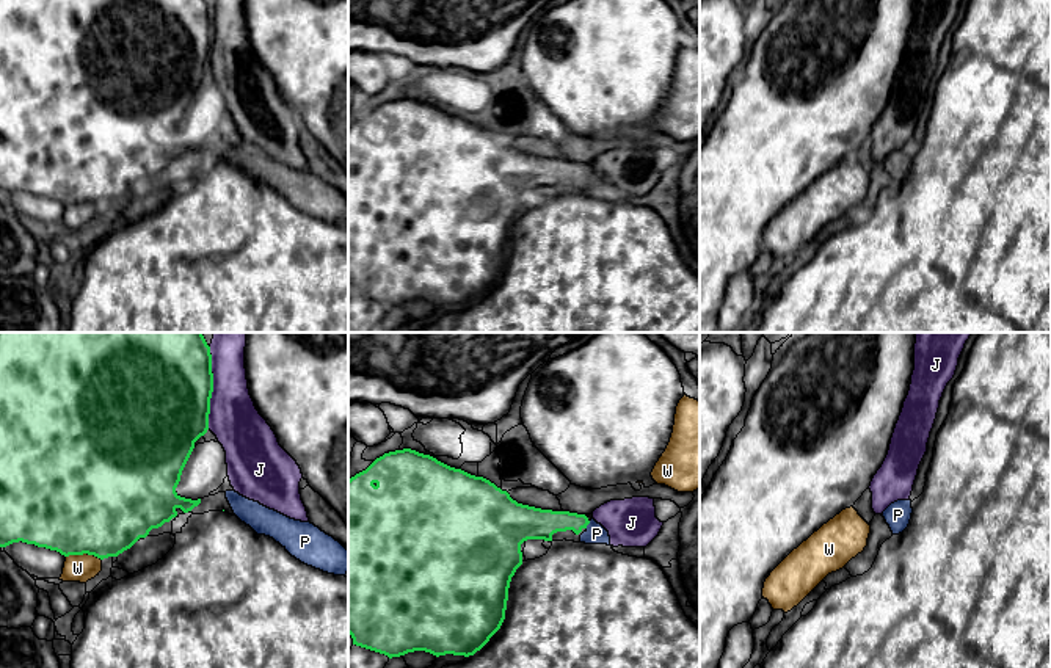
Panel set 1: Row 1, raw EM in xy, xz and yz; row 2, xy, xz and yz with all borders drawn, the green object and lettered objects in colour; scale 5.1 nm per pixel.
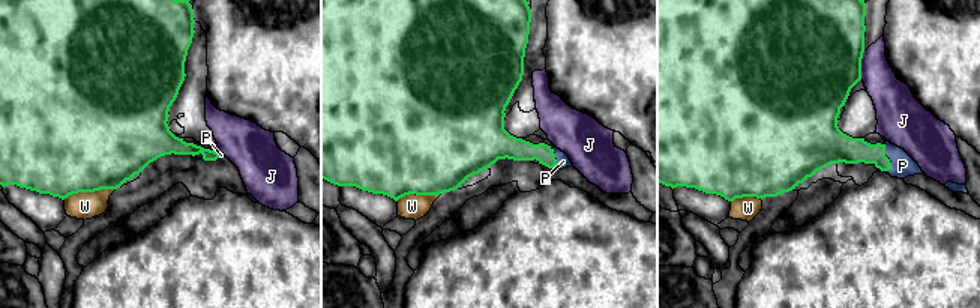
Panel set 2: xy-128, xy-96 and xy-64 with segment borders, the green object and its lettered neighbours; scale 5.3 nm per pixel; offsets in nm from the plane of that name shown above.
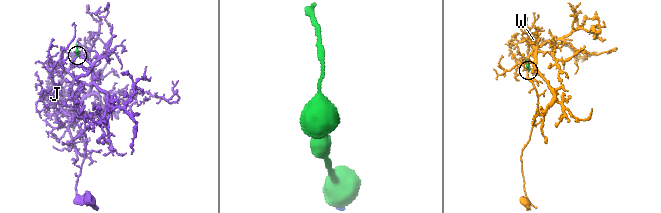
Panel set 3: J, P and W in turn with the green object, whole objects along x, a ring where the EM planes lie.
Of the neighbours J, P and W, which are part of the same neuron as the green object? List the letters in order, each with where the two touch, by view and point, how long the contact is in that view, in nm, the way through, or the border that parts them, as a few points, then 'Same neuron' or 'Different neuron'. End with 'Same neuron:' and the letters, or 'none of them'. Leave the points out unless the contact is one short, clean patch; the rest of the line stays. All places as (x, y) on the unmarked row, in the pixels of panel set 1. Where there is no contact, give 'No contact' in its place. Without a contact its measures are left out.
J: Touches green at xy (212, 39). Shared border 400 nm. Boundary: xy (210, 0), (212, 46), (207, 77). Different neuron
P: Touches green at xz (589, 171). Shared border 50 nm. Path across: xz (540, 173), (589, 171), (596, 182). Same neuron
W: Touches green at xy (83, 201). Shared border 190 nm. Different neuron
Same neuron: P

